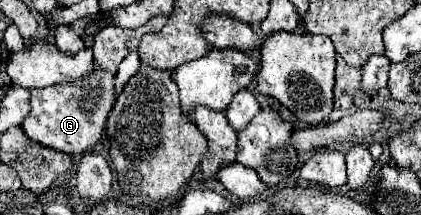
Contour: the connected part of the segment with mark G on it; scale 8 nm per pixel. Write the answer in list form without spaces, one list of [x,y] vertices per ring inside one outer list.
[[[95,66],[91,78],[55,84],[49,88],[29,88],[29,94],[31,110],[21,122],[27,138],[45,148],[53,148],[71,156],[83,154],[103,138],[105,122],[115,102],[115,76],[109,70],[99,70]]]

